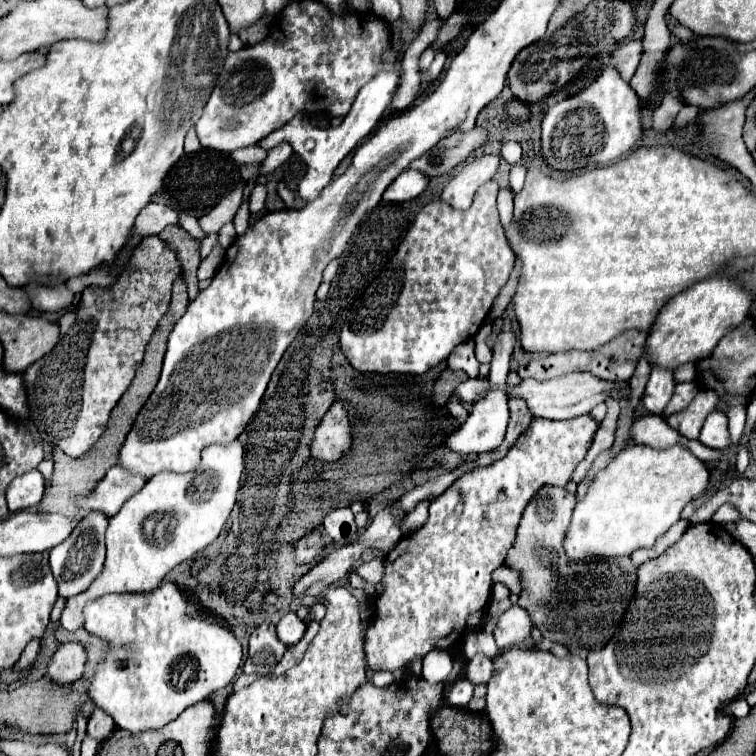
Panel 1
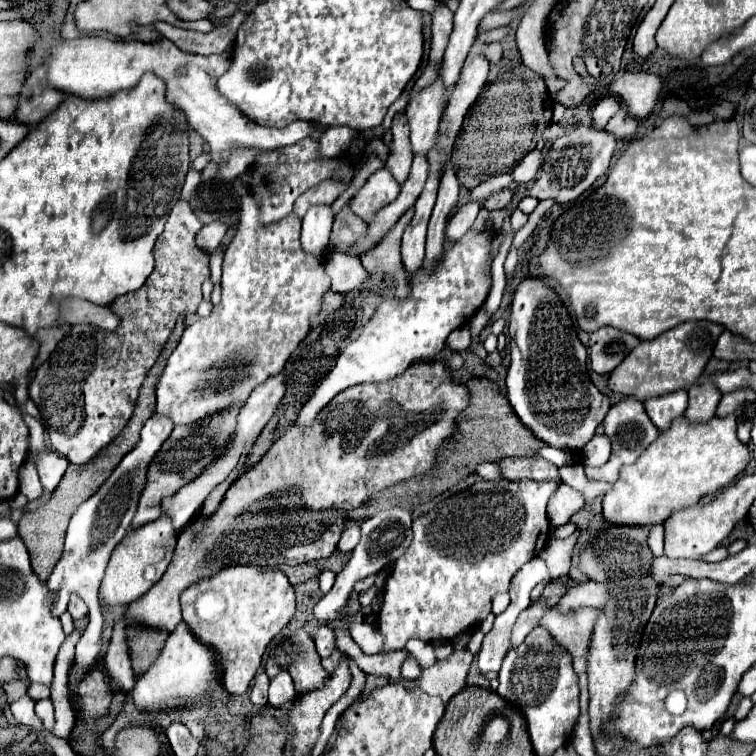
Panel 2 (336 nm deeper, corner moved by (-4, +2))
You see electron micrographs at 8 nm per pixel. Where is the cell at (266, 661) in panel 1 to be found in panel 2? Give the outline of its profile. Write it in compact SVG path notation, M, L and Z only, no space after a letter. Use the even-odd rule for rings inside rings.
M302 629L272 647L266 669L288 669L298 695L316 691L330 679L330 673L320 663L314 639Z

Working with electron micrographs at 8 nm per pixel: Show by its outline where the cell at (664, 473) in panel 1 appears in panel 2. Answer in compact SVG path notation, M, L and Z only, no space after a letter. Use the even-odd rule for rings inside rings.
M684 415L676 417L676 421L672 421L672 427L660 433L660 437L648 449L644 449L644 453L638 457L636 463L620 469L620 479L616 481L614 489L606 493L602 499L604 519L616 525L650 527L656 523L664 523L674 511L692 507L702 497L712 495L718 489L726 487L732 479L736 479L746 469L748 461L750 461L750 451L748 451L748 445L736 437L736 417L734 415L712 417L706 423L690 423Z

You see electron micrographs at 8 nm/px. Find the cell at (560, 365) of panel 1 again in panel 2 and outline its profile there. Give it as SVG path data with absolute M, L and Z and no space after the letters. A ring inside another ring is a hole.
M602 327L590 333L590 365L596 373L608 375L624 357L640 343L636 335L624 333L614 327Z

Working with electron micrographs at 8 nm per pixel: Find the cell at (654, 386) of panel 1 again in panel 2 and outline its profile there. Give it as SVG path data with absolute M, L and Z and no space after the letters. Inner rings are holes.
M682 389L682 391L662 395L662 397L654 397L654 399L648 399L644 403L644 407L646 407L646 413L652 419L652 423L660 431L666 431L670 427L670 423L686 411L688 393Z

